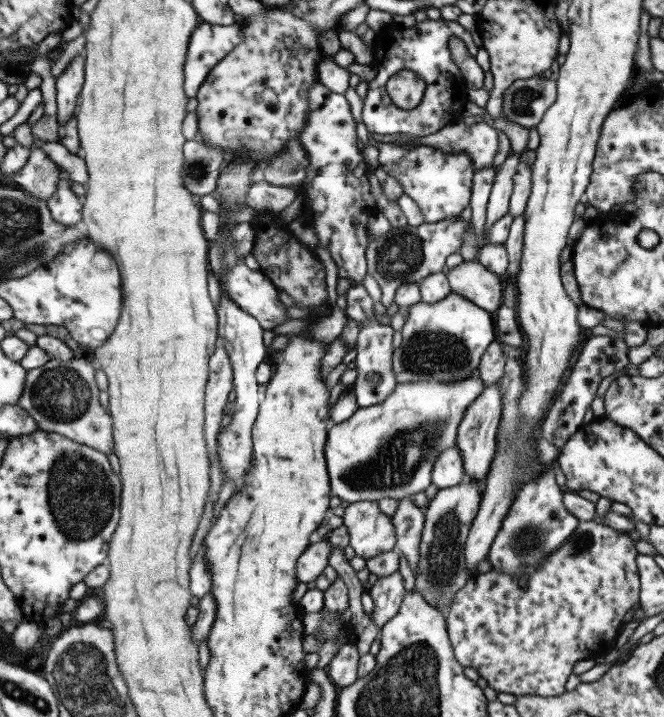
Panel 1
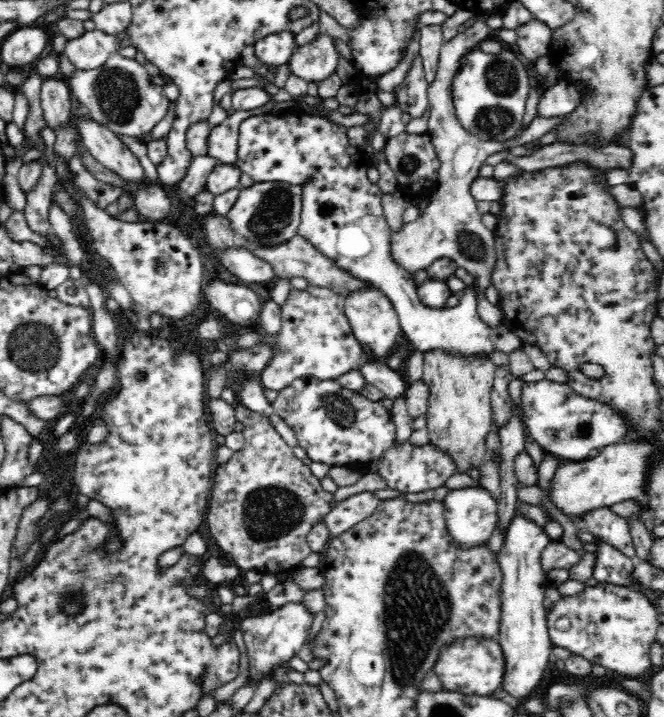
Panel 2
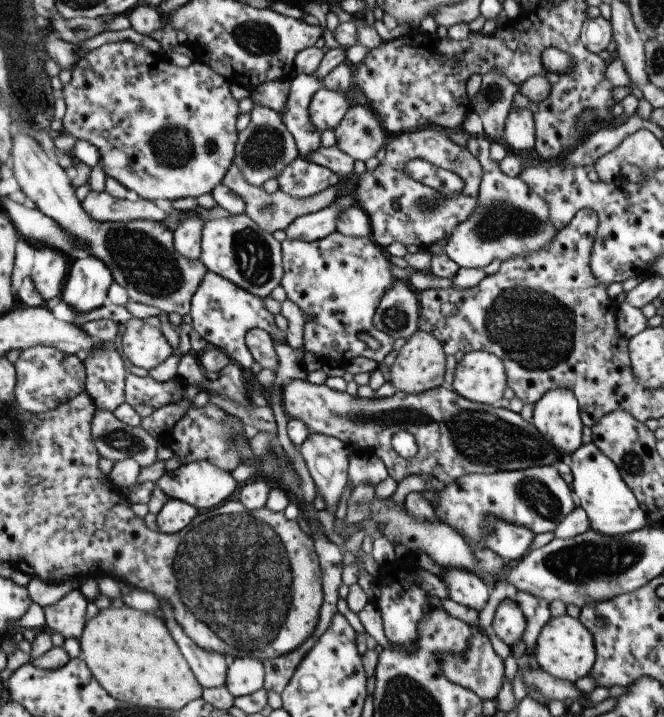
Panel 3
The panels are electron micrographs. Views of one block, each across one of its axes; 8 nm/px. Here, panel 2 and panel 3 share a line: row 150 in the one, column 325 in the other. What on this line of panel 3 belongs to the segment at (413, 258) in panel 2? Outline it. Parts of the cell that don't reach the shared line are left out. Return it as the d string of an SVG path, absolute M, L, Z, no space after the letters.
M310 434L299 451L316 484L316 492L325 501L325 510L335 515L348 484L350 450L338 438Z

